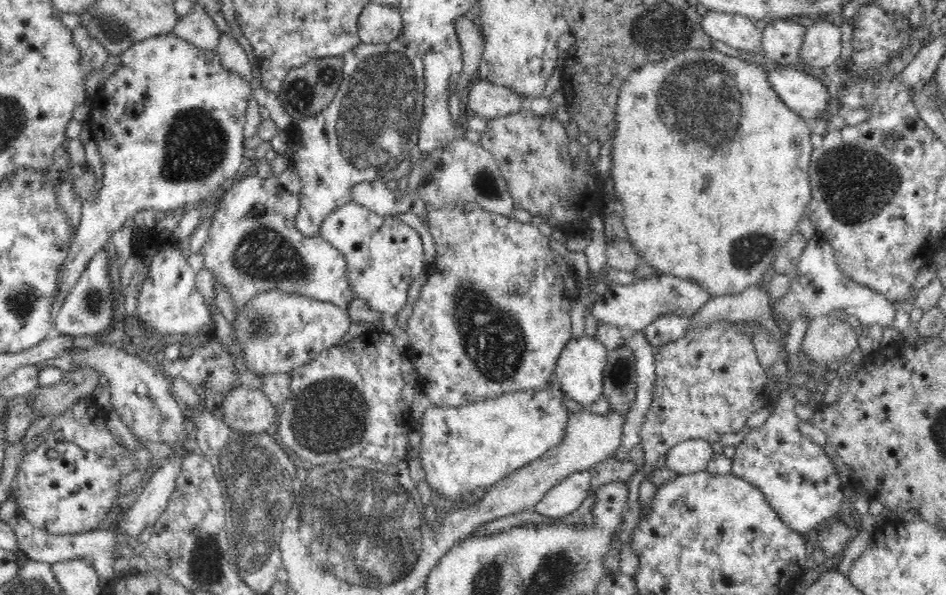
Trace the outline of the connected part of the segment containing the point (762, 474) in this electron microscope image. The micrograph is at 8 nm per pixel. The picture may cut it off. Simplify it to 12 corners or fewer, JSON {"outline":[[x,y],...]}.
{"outline":[[790,382],[731,474],[805,536],[838,515],[839,459],[800,432]]}

